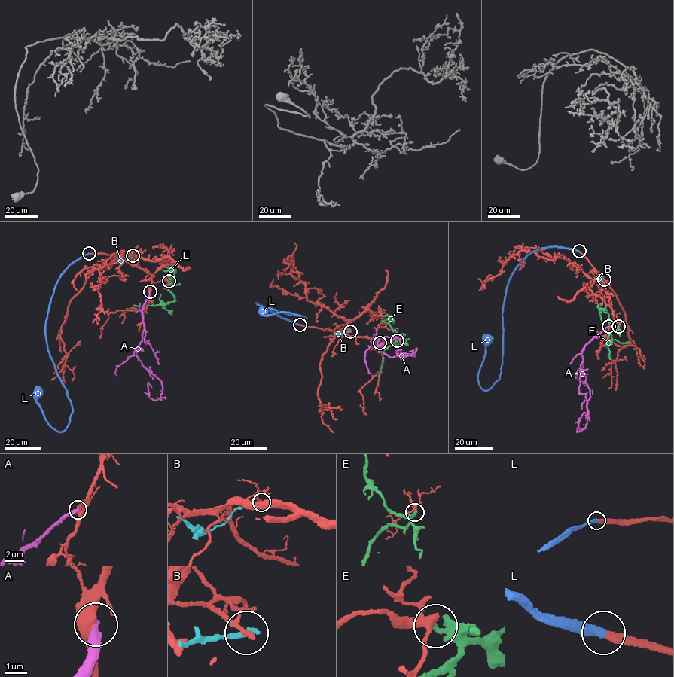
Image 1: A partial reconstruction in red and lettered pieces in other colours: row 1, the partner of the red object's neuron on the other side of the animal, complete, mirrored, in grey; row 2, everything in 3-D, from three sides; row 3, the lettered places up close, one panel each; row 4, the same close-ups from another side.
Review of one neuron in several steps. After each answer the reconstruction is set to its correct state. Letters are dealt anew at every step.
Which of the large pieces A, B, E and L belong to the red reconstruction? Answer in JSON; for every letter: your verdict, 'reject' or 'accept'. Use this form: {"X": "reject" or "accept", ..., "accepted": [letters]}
{"A": "reject", "B": "reject", "E": "reject", "L": "accept", "accepted": ["L"]}

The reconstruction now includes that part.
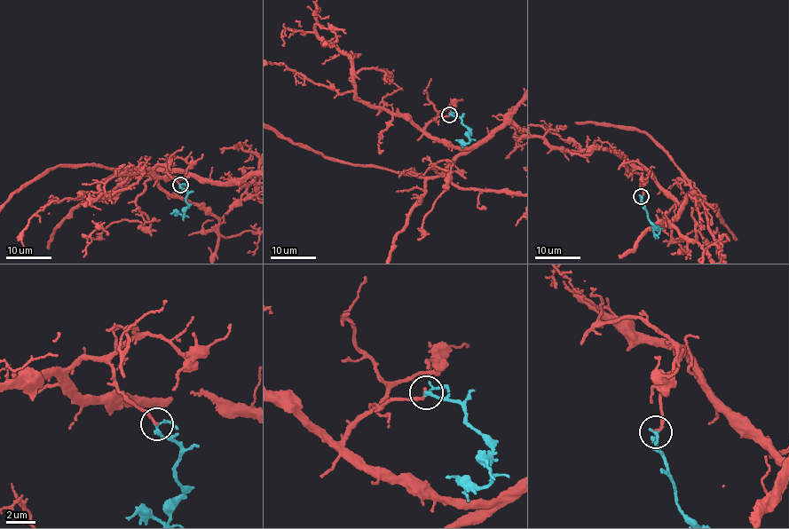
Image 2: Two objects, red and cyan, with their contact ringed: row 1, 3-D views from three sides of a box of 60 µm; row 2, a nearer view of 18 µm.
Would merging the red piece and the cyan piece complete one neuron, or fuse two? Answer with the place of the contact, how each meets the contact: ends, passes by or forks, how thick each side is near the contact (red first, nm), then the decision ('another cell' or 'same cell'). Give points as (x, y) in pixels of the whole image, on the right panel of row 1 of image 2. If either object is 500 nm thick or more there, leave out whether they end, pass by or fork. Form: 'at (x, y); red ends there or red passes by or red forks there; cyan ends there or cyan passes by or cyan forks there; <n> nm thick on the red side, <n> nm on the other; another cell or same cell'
at (641, 196); red ends there; cyan passes by; 160 nm thick on the red side, 200 nm on the other; same cell

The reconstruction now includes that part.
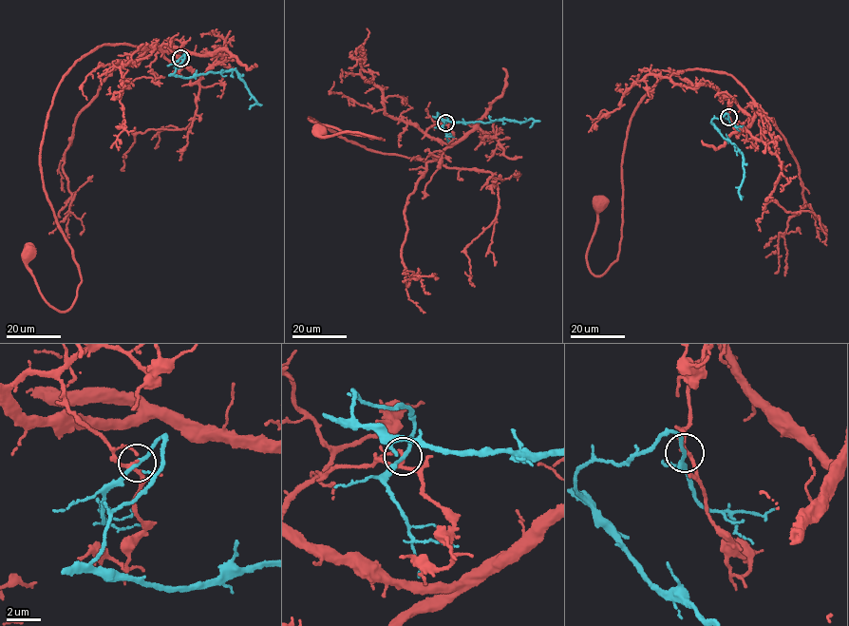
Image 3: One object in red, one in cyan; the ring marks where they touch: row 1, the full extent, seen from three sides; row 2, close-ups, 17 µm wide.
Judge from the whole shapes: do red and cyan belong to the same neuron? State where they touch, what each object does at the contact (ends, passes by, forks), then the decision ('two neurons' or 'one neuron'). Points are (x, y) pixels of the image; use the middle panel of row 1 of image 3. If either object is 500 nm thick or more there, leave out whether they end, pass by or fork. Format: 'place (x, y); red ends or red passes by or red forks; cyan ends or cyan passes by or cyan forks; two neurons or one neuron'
place (445, 123); red passes by; cyan passes by; two neurons

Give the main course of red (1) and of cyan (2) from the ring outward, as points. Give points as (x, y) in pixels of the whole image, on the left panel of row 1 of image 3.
1: (180, 58), (103, 45), (64, 75), (40, 158), (81, 278), (70, 309), (47, 302), (29, 253)
2: (180, 58), (185, 54), (173, 74), (185, 78), (235, 69), (256, 102), (249, 109)

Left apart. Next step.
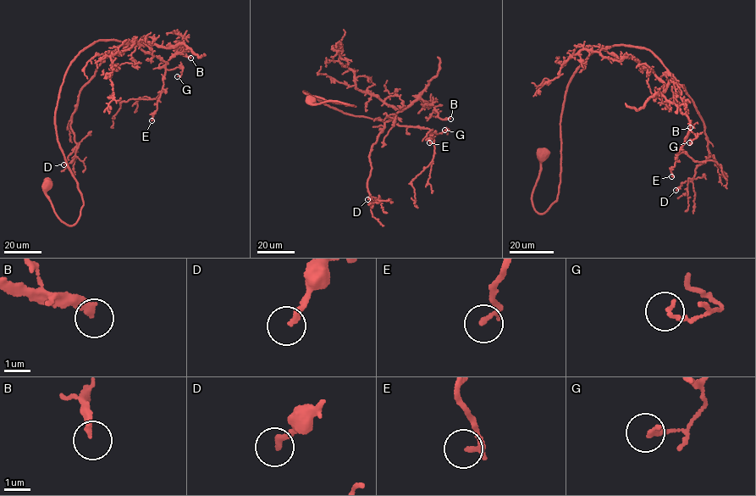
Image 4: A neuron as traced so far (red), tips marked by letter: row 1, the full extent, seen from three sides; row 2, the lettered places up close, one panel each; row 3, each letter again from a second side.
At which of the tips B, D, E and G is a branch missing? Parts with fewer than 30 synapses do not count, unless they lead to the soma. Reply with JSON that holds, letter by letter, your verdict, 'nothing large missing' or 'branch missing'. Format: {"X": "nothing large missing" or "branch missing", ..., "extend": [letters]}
{"B": "branch missing", "D": "nothing large missing", "E": "nothing large missing", "G": "nothing large missing", "extend": ["B"]}

